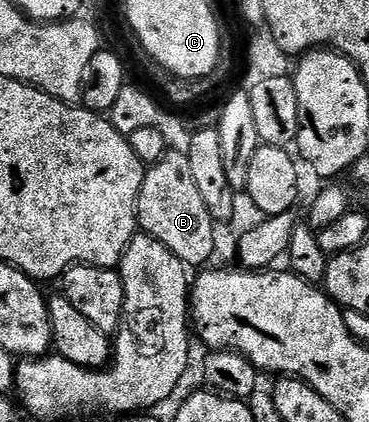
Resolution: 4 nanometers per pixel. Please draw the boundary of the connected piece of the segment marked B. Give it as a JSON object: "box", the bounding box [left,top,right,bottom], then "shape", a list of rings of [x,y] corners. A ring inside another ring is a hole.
{"box":[137,150,216,266],"shape":[[[169,150],[161,162],[150,165],[143,177],[143,185],[137,194],[139,215],[137,224],[146,235],[157,238],[170,252],[177,254],[181,262],[188,266],[207,266],[215,252],[216,221],[212,220],[205,201],[197,191],[193,170],[189,166],[186,151]]]}

